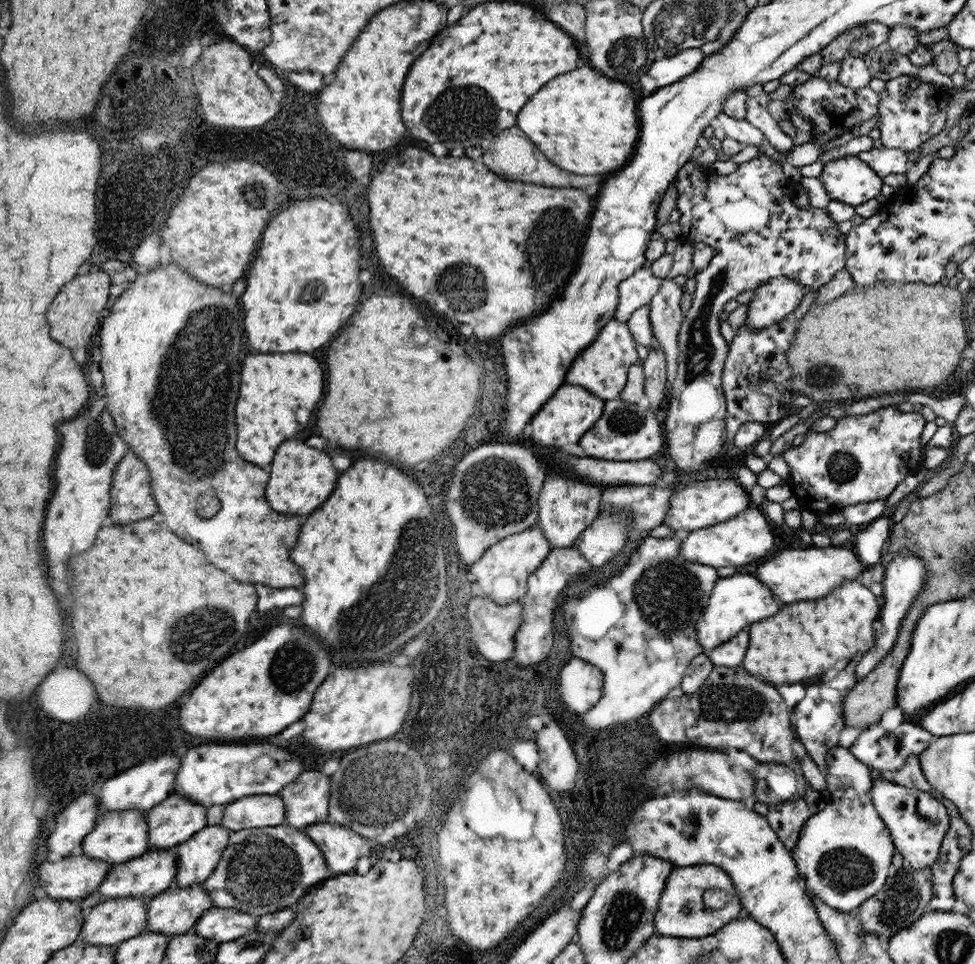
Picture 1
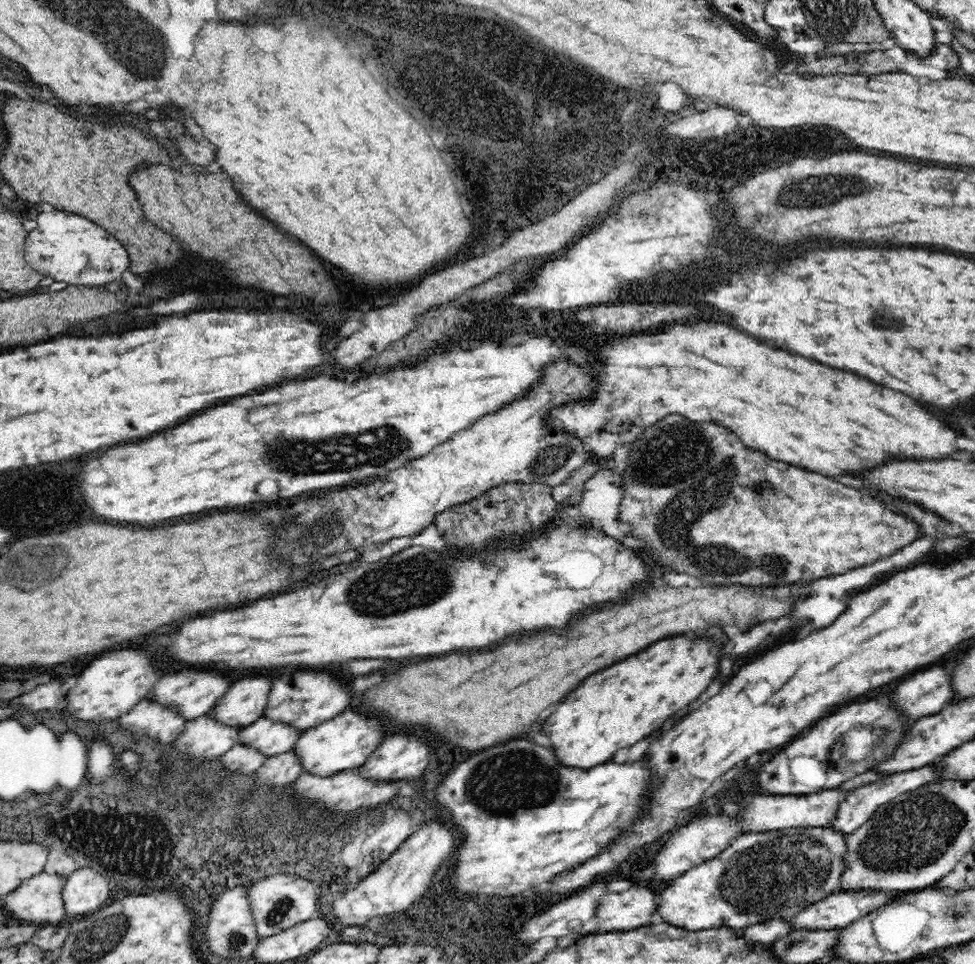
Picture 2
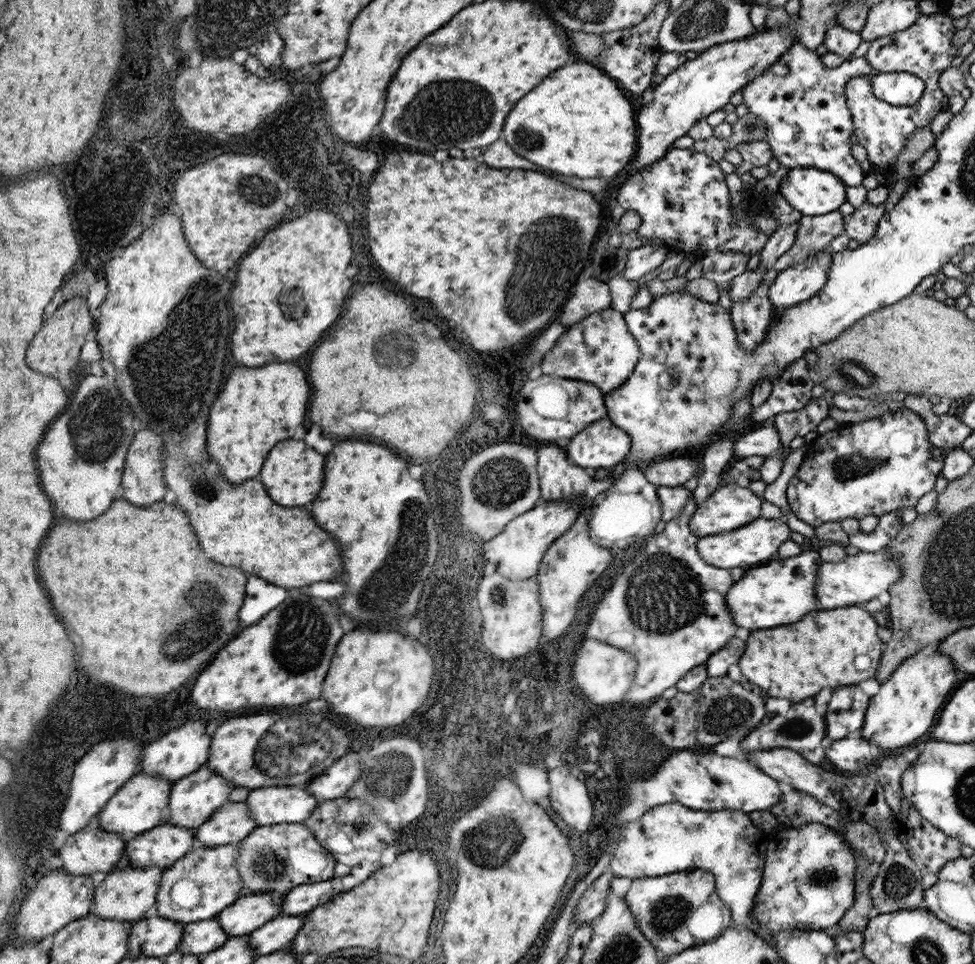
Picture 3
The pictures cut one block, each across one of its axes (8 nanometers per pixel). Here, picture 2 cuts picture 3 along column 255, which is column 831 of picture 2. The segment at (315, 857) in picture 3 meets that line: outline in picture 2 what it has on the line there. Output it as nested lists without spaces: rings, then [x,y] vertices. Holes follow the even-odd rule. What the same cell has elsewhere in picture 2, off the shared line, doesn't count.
[[[786,828],[742,834],[716,858],[684,872],[658,896],[658,916],[686,930],[712,926],[746,928],[768,920],[788,920],[840,890],[846,836],[826,828]]]

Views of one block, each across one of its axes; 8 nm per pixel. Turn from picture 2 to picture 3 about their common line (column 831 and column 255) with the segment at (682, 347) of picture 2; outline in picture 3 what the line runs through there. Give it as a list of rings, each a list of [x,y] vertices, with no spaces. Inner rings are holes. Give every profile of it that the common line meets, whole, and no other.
[[[273,362],[261,368],[241,366],[229,374],[225,392],[213,404],[213,424],[209,424],[209,452],[213,452],[213,460],[221,462],[229,480],[239,484],[259,474],[267,452],[279,440],[291,438],[293,430],[303,422],[309,392],[303,370],[287,362]]]

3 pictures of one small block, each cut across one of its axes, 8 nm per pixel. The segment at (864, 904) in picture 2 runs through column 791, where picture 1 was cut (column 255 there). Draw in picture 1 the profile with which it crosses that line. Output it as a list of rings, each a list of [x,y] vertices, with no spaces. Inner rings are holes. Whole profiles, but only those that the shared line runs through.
[[[209,908],[209,912],[205,912],[201,916],[201,920],[197,920],[197,924],[191,928],[191,932],[193,932],[193,936],[217,942],[217,946],[219,946],[219,942],[229,942],[239,936],[251,934],[255,922],[257,922],[257,918],[239,914],[229,908]]]

